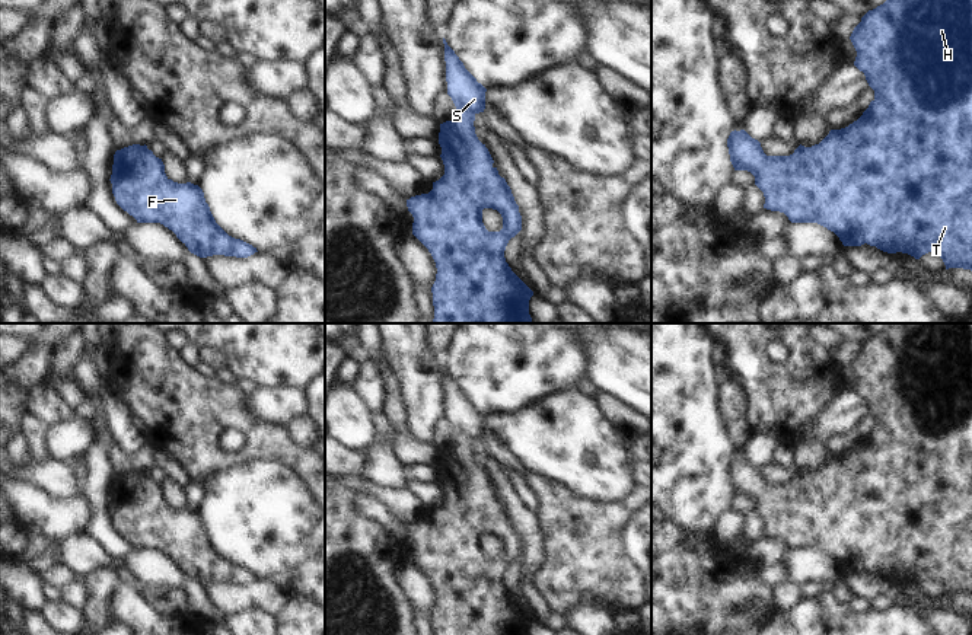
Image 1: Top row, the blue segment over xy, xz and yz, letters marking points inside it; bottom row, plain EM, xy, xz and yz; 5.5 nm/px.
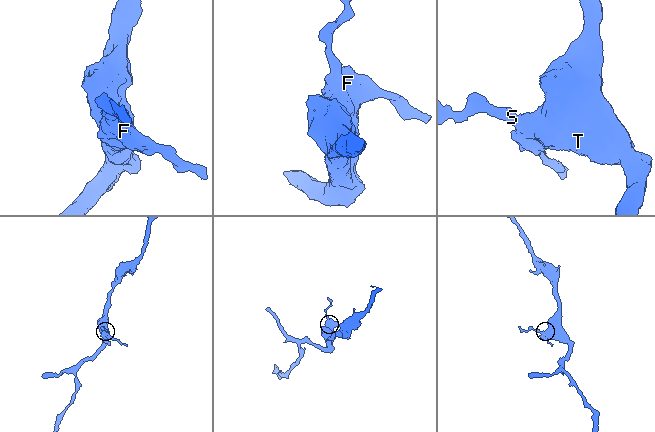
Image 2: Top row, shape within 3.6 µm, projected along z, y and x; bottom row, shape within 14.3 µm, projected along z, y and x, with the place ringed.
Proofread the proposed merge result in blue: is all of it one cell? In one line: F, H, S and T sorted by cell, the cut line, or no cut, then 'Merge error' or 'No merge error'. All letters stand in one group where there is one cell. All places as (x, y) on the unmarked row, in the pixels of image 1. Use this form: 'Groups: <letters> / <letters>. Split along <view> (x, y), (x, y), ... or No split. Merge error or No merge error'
Groups: F H S T. No split. No merge error.

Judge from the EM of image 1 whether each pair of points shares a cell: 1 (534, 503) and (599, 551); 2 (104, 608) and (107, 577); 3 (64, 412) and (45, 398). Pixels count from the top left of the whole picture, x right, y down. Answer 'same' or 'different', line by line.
1: different
2: same
3: same

